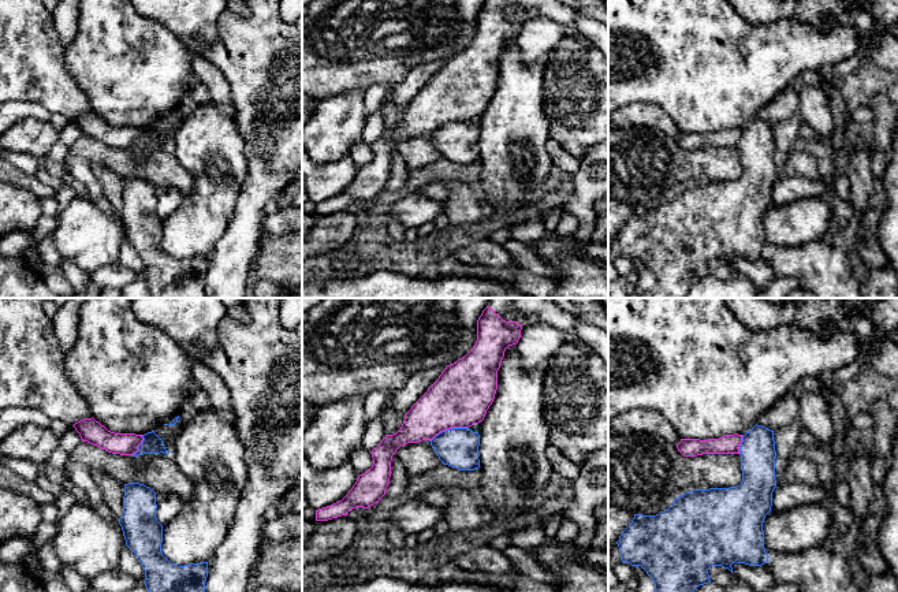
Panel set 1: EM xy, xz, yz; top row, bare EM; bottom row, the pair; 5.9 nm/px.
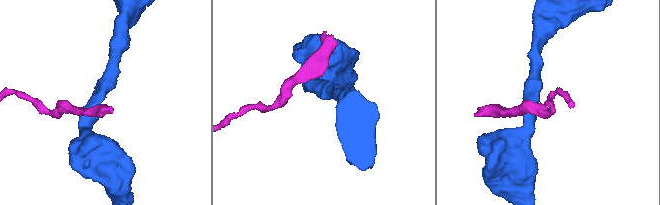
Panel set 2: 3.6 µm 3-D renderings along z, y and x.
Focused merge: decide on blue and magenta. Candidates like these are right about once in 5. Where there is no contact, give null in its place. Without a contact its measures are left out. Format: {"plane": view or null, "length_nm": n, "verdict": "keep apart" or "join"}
{"plane": "xz", "length_nm": 240, "verdict": "keep apart"}

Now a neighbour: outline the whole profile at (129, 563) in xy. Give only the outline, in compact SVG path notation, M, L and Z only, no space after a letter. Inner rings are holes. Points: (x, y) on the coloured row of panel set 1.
M124 544L120 551L119 569L130 576L133 576L138 582L144 582L145 570L134 552Z

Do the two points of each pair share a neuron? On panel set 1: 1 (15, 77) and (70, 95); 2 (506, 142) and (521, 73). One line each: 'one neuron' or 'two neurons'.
1: one neuron
2: one neuron

